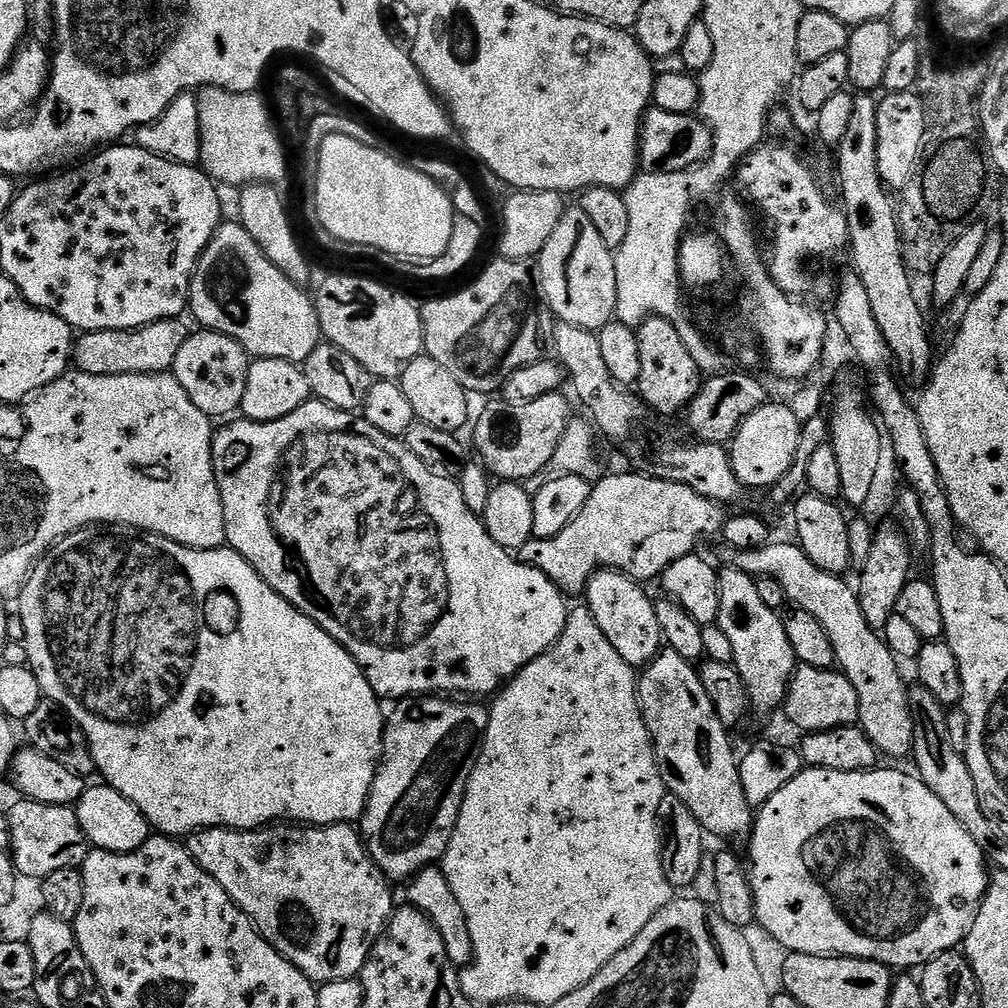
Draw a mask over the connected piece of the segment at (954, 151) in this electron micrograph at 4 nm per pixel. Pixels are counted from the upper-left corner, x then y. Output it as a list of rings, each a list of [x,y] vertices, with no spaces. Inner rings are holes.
[[[971,139],[952,140],[944,144],[934,156],[929,157],[928,166],[920,176],[924,200],[928,212],[942,222],[961,223],[977,204],[986,184],[988,164],[985,155],[974,146]]]

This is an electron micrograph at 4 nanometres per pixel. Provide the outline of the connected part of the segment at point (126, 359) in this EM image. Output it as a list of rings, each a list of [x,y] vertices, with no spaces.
[[[183,319],[159,320],[141,328],[126,330],[98,330],[85,332],[75,341],[74,364],[77,369],[95,376],[117,376],[118,374],[171,373],[174,358],[182,350],[182,342],[190,335],[190,328]]]

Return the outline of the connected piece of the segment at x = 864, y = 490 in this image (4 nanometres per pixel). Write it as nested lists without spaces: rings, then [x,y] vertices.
[[[856,392],[842,393],[830,415],[830,443],[834,454],[838,454],[838,467],[842,469],[840,496],[845,505],[854,506],[861,506],[869,495],[870,485],[879,466],[879,444],[882,437],[881,425],[866,407],[865,397],[861,393],[860,396]]]

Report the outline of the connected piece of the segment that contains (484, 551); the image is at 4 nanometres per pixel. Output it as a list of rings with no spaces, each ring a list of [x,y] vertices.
[[[310,398],[302,406],[298,406],[298,410],[294,410],[294,414],[286,414],[286,418],[278,418],[274,422],[254,422],[253,420],[243,418],[236,419],[228,422],[233,422],[233,424],[226,425],[221,432],[219,429],[212,438],[212,461],[214,462],[214,474],[218,482],[218,490],[222,494],[222,506],[224,507],[224,517],[226,518],[227,547],[231,548],[233,552],[237,552],[278,595],[286,598],[286,602],[290,602],[302,614],[310,617],[319,628],[326,630],[326,634],[330,634],[335,638],[360,663],[361,668],[364,669],[364,676],[370,682],[370,686],[376,692],[377,696],[383,698],[385,701],[389,700],[389,702],[395,702],[405,698],[415,698],[421,694],[455,694],[460,698],[484,698],[480,696],[488,695],[488,697],[491,697],[493,694],[499,693],[501,687],[507,684],[512,677],[518,675],[531,660],[538,658],[546,649],[554,646],[554,642],[558,642],[558,638],[568,621],[570,611],[570,604],[564,601],[567,600],[565,593],[560,591],[560,587],[550,577],[542,574],[542,570],[531,568],[528,564],[523,564],[509,549],[498,546],[498,542],[494,542],[494,538],[490,538],[483,519],[477,513],[472,512],[470,506],[466,506],[466,498],[462,498],[462,490],[460,489],[459,483],[453,477],[440,476],[437,472],[431,472],[406,447],[403,439],[382,434],[382,430],[374,430],[374,426],[370,426],[370,422],[366,422],[363,415],[357,414],[356,412],[343,412],[334,406],[323,404],[321,400],[315,398]]]

